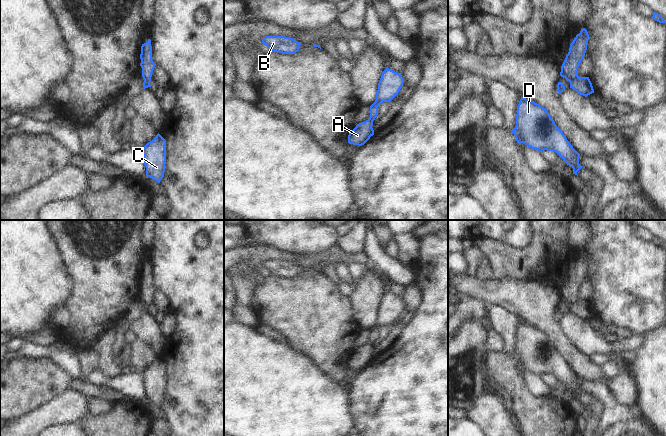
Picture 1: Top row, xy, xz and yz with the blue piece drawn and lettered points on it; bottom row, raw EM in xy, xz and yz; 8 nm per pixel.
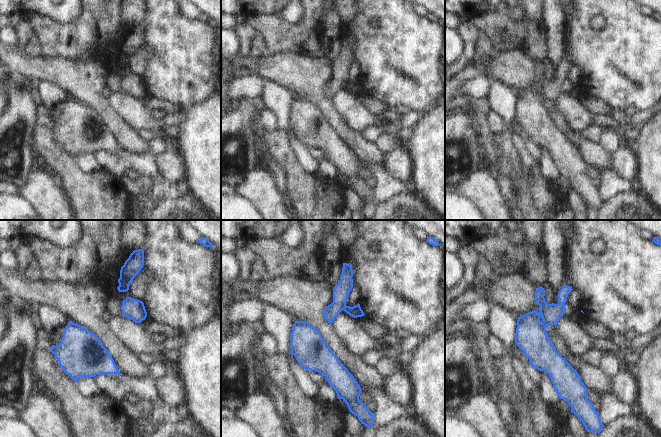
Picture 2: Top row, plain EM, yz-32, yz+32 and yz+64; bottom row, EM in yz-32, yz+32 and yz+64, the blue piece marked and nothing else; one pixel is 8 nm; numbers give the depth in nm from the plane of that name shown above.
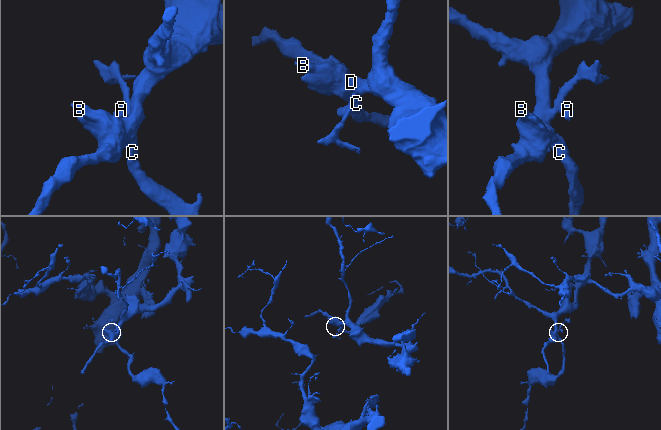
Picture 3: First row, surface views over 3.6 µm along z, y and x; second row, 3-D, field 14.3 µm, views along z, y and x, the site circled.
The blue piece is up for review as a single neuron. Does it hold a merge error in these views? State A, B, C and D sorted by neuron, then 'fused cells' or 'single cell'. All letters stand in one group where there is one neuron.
groups A / B C D; fused cells

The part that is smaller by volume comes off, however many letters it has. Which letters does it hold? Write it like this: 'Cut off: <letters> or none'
Cut off: A

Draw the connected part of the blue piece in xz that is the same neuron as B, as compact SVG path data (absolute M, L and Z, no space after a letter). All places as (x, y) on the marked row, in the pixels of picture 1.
M265 36L262 43L271 51L282 54L294 54L300 49L300 42L285 36Z

